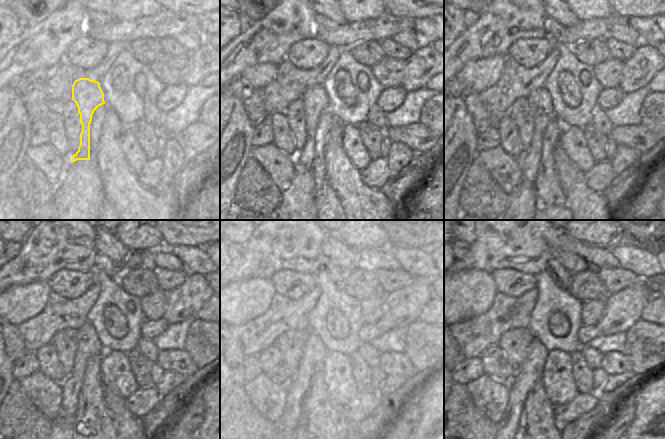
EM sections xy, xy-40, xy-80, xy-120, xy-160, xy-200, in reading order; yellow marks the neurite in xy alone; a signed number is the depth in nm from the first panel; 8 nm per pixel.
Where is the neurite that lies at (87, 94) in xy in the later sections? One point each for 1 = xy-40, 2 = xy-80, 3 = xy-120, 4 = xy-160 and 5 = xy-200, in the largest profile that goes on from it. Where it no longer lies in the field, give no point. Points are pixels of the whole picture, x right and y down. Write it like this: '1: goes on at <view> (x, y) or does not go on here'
1: goes on at xy-40 (315, 101)
2: goes on at xy-80 (528, 159)
3: goes on at xy-120 (71, 387)
4: goes on at xy-160 (313, 353)
5: goes on at xy-200 (521, 385)

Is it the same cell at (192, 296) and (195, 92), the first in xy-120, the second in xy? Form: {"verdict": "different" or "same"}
{"verdict": "different"}

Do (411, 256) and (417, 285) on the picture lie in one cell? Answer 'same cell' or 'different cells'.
different cells

